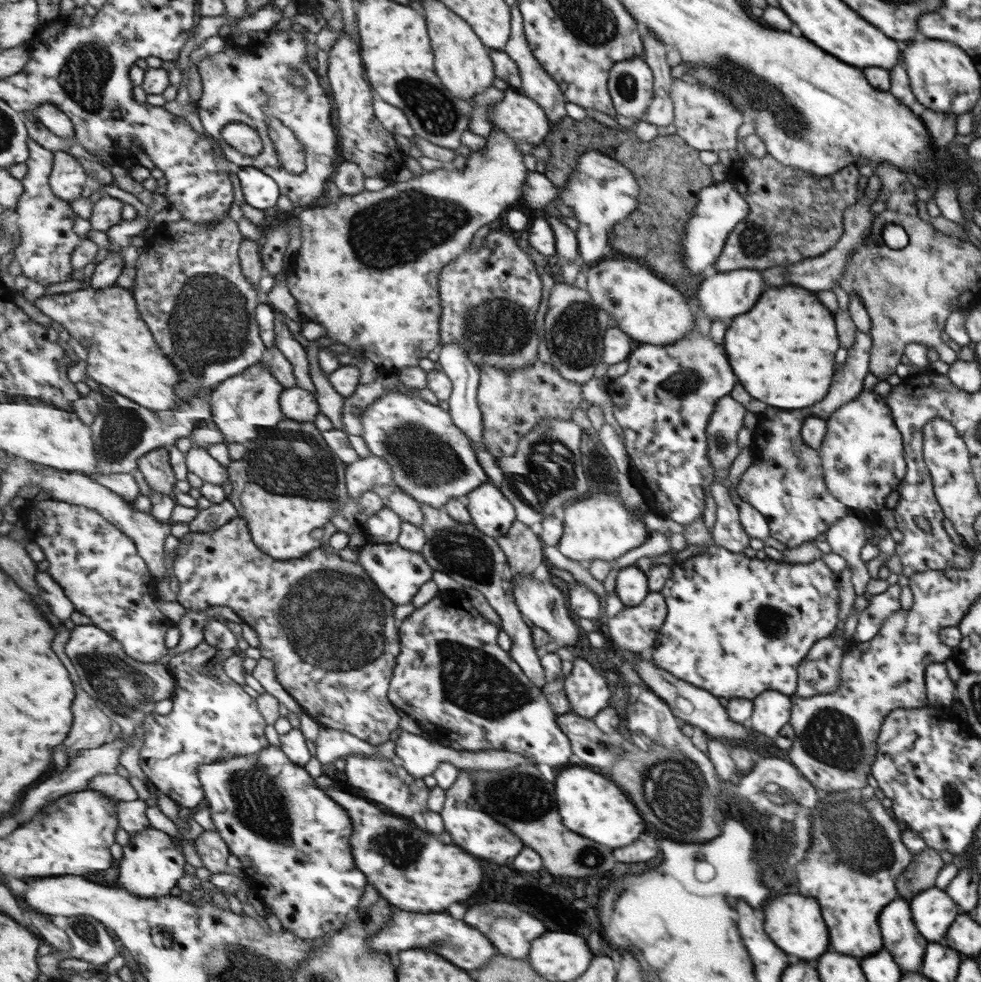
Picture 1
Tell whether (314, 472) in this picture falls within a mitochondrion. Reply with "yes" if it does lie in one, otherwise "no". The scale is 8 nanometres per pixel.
yes

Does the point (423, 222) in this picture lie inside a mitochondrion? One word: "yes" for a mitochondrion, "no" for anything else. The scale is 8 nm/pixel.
yes

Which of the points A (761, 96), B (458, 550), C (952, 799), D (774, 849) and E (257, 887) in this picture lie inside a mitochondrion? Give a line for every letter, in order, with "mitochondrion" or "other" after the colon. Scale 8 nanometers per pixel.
A: mitochondrion
B: mitochondrion
C: mitochondrion
D: other
E: other

